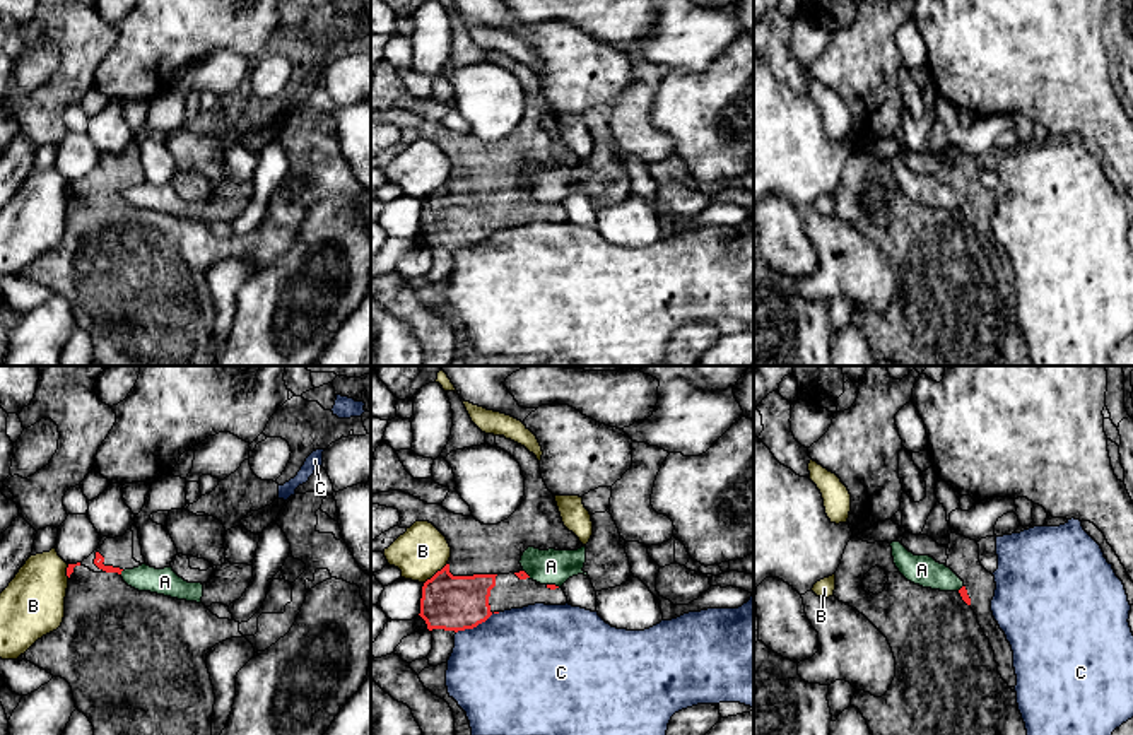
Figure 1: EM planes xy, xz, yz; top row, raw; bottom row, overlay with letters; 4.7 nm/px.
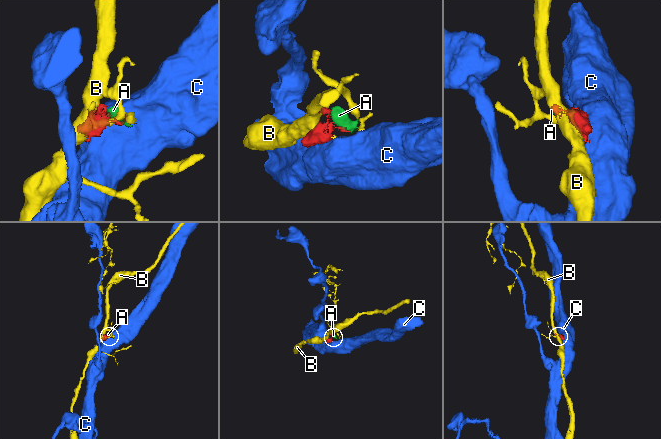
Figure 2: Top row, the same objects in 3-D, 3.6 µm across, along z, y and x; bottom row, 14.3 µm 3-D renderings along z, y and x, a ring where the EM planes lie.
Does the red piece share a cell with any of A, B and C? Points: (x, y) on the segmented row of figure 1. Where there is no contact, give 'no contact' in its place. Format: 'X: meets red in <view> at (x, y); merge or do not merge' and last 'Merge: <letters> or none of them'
A: meets red in xy at (122, 570); do not merge
B: meets red in xz at (436, 573); do not merge
C: meets red in xz at (477, 624); do not merge
Merge: none of them

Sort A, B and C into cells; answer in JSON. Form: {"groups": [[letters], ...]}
{"groups": [["A"], ["B"], ["C"]]}

